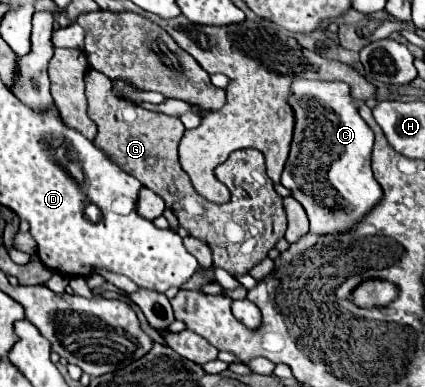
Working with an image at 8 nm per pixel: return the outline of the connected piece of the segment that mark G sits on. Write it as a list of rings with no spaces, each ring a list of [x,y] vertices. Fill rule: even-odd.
[[[93,68],[85,74],[85,96],[89,102],[89,118],[99,126],[99,134],[93,144],[121,170],[131,172],[143,186],[159,194],[165,200],[165,206],[175,212],[179,224],[193,238],[203,240],[213,250],[213,266],[201,268],[183,288],[201,290],[205,284],[215,280],[217,268],[227,270],[231,276],[249,274],[259,260],[267,258],[267,252],[285,234],[287,216],[283,210],[283,198],[275,192],[273,182],[265,174],[265,156],[259,150],[235,150],[223,164],[217,166],[215,176],[229,188],[231,200],[227,204],[211,204],[193,190],[191,178],[179,164],[177,146],[183,136],[183,122],[179,118],[151,112],[129,100],[113,96],[111,80]],[[229,222],[237,222],[243,228],[245,234],[241,240],[227,238],[225,226]]]

